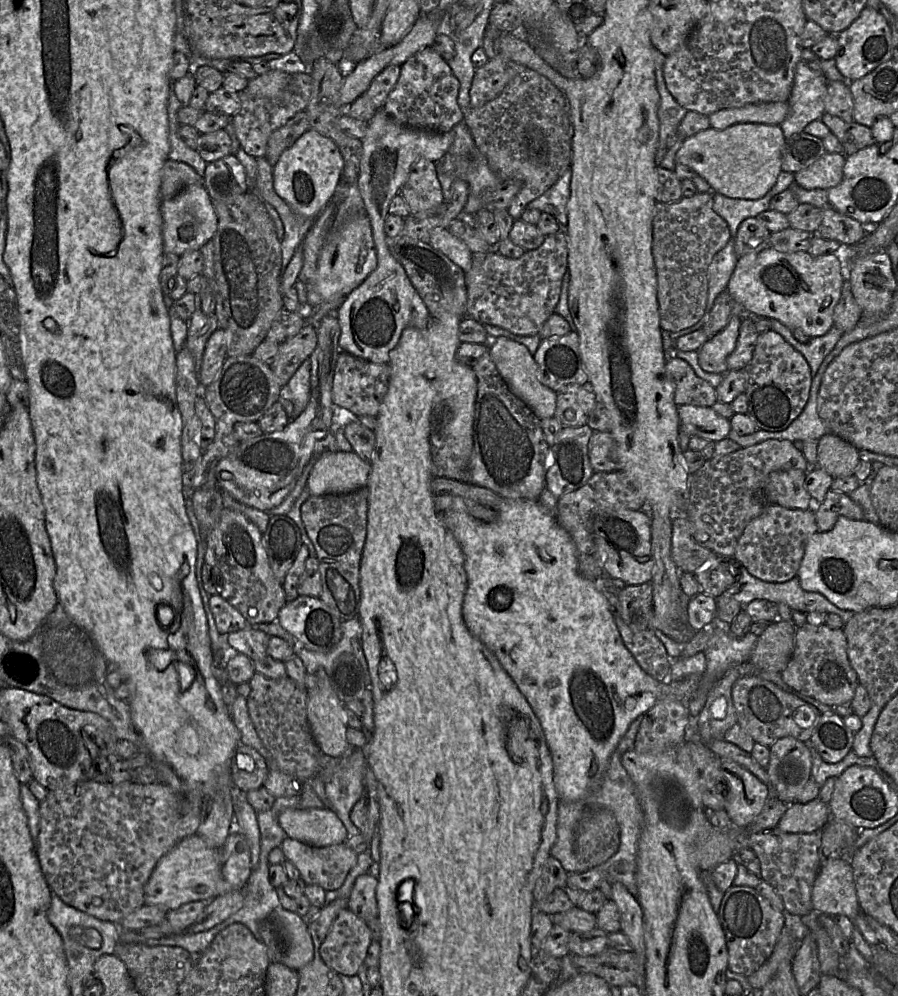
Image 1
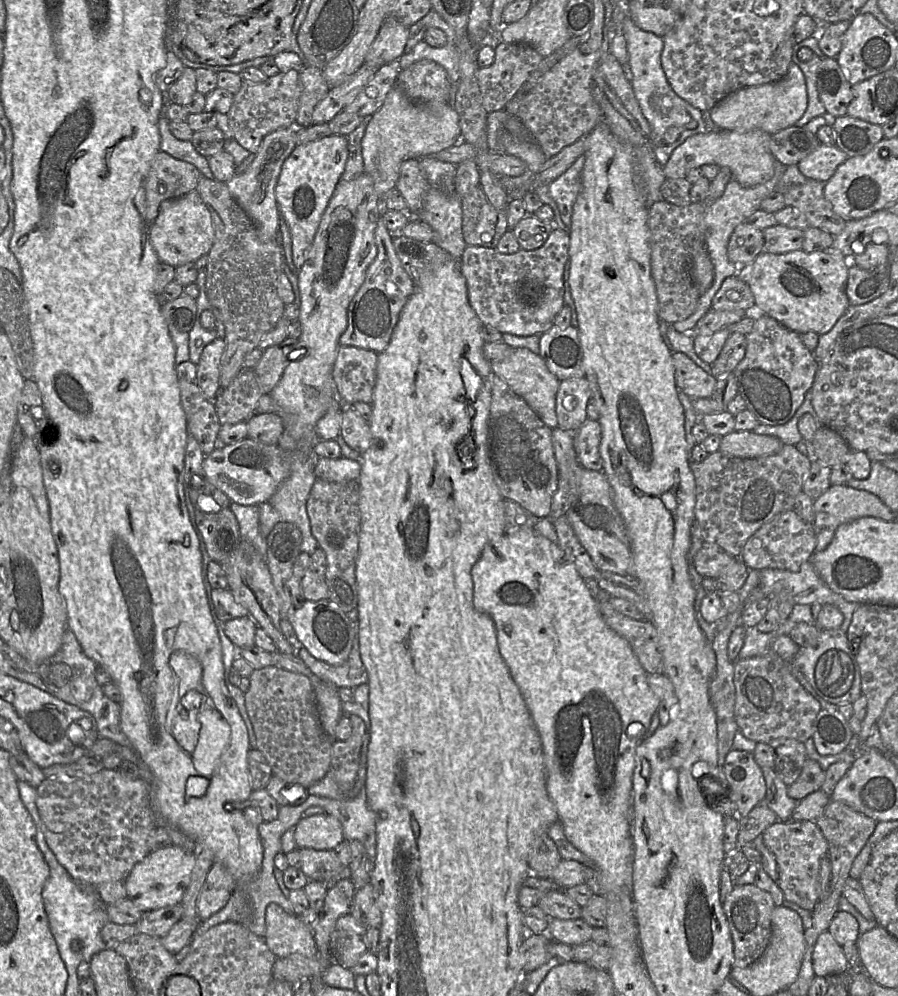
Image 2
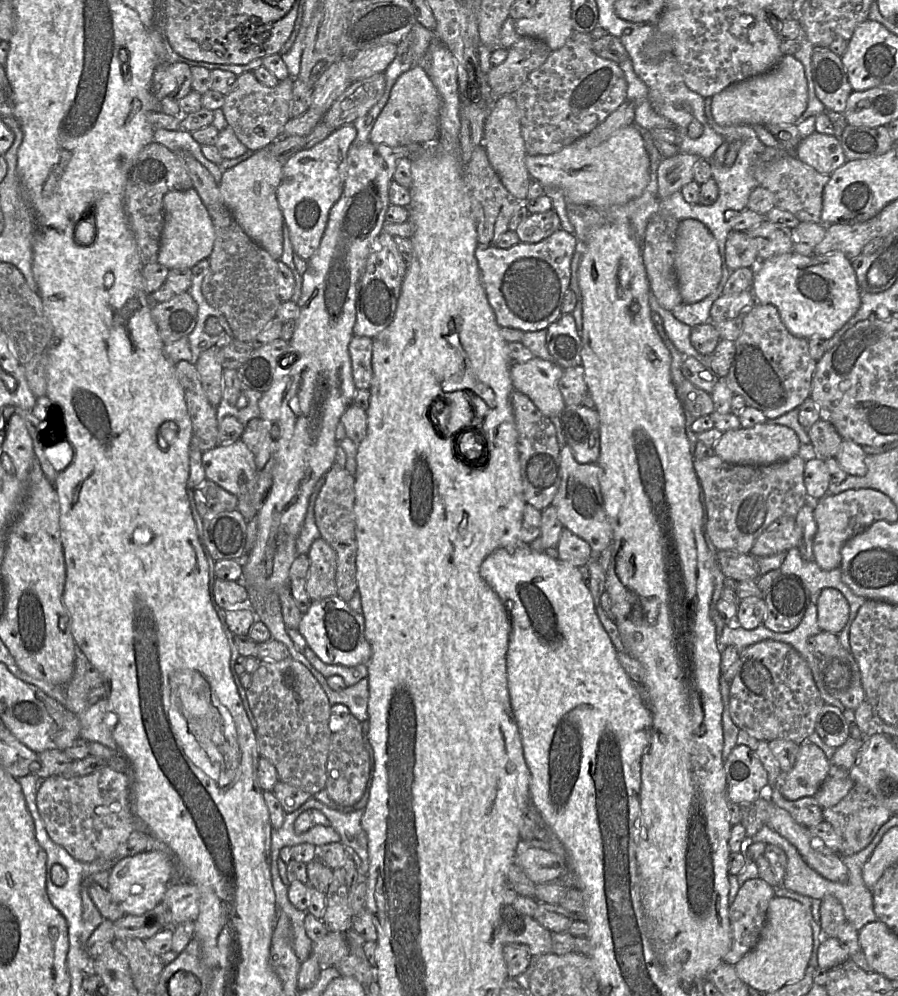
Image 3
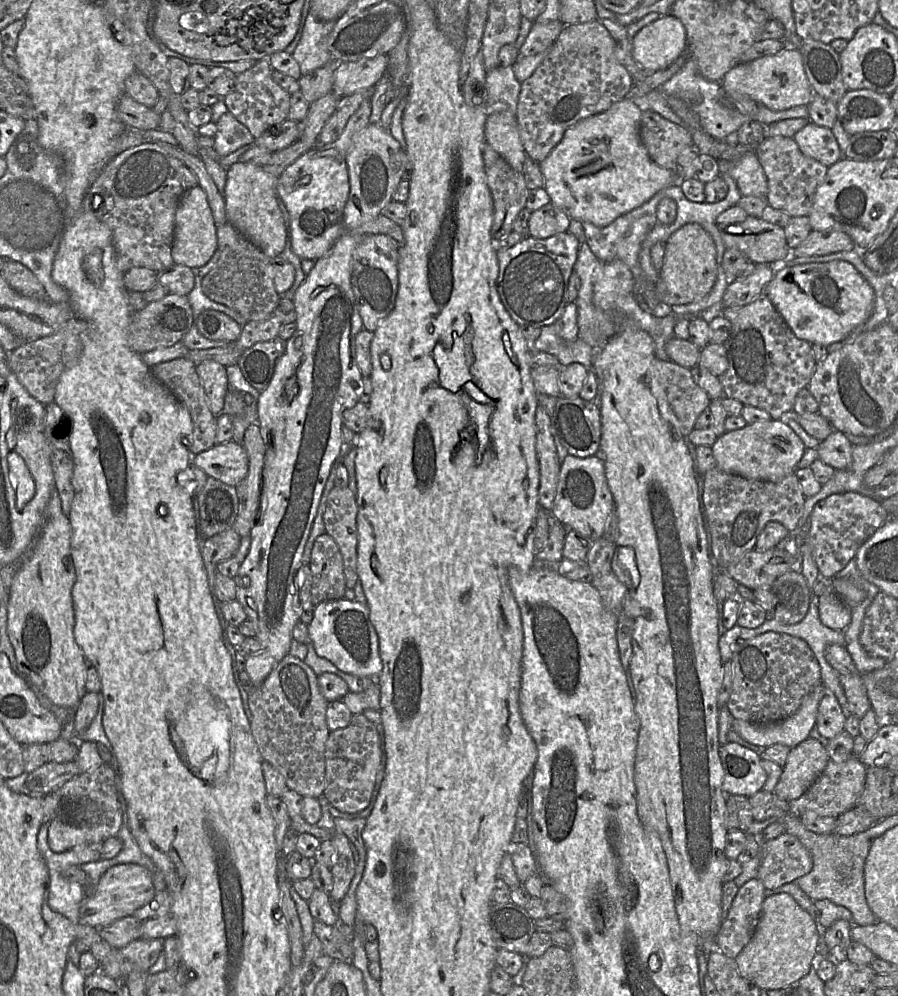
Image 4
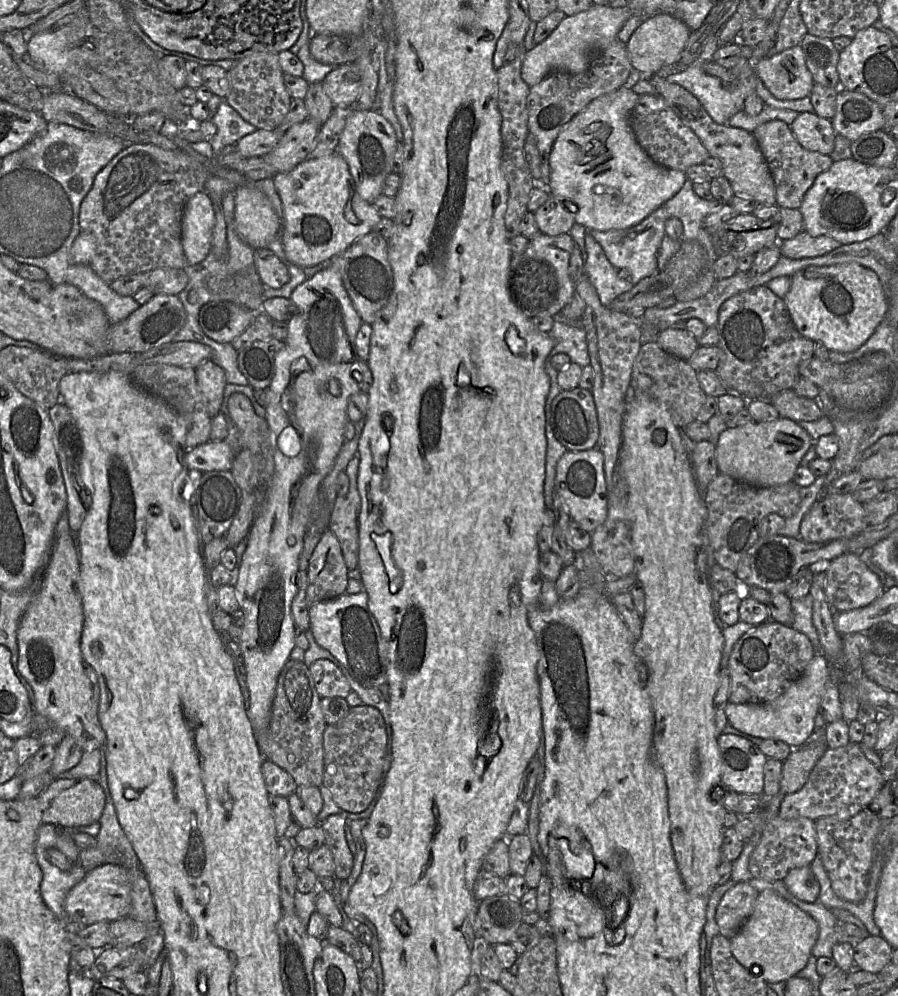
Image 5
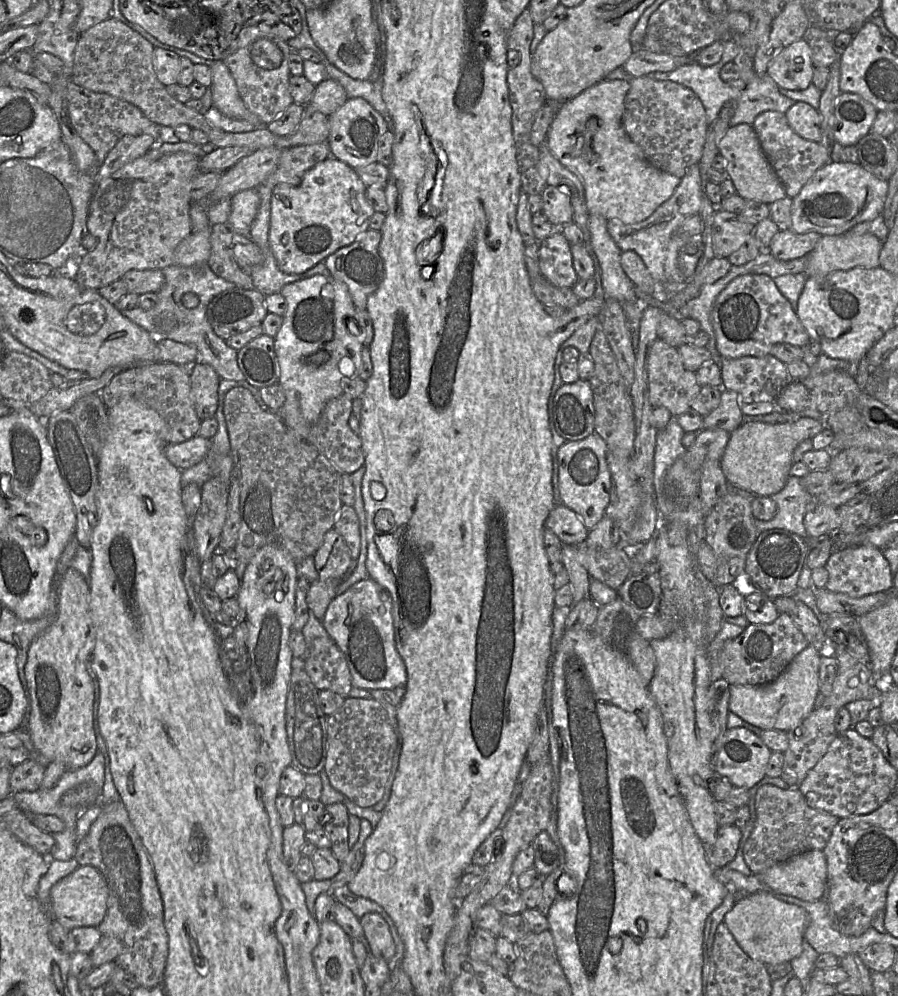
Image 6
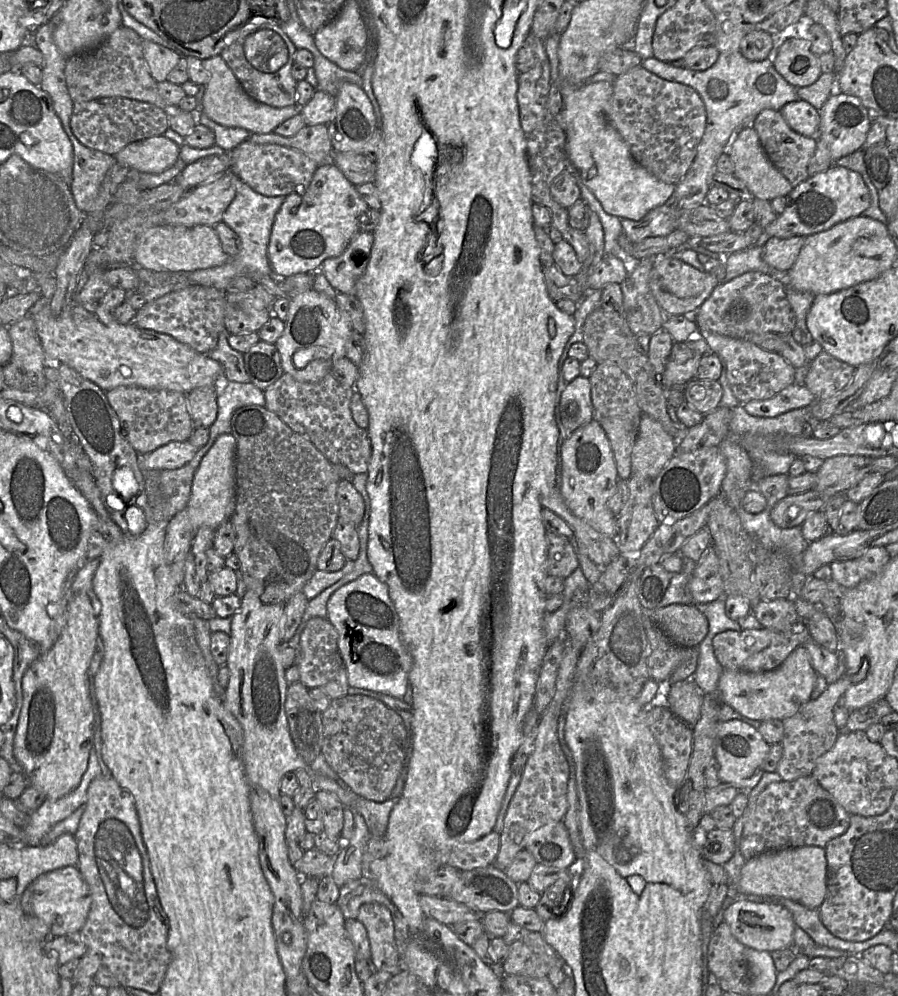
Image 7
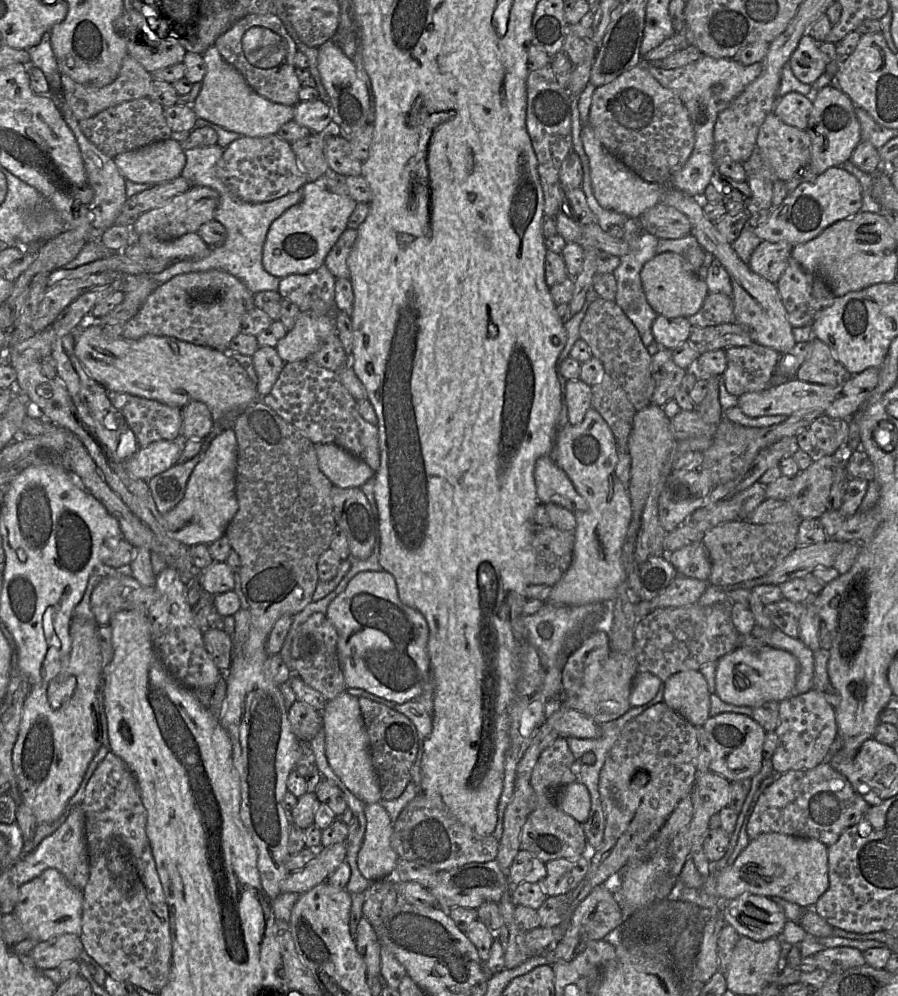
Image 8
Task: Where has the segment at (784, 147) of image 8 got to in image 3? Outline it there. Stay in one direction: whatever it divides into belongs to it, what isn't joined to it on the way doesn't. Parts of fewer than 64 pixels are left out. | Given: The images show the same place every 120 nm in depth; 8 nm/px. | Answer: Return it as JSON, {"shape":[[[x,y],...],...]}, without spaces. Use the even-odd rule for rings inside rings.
{"shape":[[[786,155],[762,166],[759,159],[756,169],[759,185],[774,195],[775,206],[792,213],[800,222],[821,223],[823,190],[829,178],[830,175],[819,173],[795,155]]]}

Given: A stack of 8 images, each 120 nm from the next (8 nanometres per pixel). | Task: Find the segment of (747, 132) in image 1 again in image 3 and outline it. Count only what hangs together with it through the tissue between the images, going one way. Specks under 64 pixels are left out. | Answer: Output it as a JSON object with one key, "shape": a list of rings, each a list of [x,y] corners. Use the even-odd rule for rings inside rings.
{"shape":[[[678,152],[663,159],[657,169],[658,199],[670,197],[693,180],[694,166],[700,158],[693,154]]]}

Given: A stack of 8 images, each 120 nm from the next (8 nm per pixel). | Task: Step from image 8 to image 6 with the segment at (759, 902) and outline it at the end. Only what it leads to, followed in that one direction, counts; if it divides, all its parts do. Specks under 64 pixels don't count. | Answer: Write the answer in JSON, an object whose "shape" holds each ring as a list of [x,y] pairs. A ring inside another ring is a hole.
{"shape":[[[758,892],[741,895],[726,913],[724,922],[750,958],[765,965],[775,965],[790,962],[801,954],[809,915],[800,906],[780,900],[768,892]]]}

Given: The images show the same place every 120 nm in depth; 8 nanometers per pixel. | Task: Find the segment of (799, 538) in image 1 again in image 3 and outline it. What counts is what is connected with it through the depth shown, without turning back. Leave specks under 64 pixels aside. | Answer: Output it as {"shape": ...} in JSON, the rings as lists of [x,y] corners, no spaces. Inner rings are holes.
{"shape":[[[783,516],[768,525],[755,540],[749,553],[755,558],[771,556],[797,548],[798,542],[799,530],[795,518]]]}

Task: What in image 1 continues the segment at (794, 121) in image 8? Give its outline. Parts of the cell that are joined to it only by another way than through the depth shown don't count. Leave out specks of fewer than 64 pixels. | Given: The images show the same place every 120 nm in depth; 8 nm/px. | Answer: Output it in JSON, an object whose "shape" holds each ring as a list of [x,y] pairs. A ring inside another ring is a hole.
{"shape":[[[827,152],[811,166],[796,172],[795,183],[806,190],[828,190],[841,183],[845,162],[845,154]]]}

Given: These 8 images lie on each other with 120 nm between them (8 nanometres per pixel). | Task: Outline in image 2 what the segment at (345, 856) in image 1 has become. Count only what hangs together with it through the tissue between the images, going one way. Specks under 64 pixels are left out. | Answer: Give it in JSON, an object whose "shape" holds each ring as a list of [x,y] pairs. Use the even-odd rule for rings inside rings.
{"shape":[[[296,848],[299,850],[301,870],[309,880],[321,883],[332,882],[346,866],[332,850],[315,850],[312,848]]]}

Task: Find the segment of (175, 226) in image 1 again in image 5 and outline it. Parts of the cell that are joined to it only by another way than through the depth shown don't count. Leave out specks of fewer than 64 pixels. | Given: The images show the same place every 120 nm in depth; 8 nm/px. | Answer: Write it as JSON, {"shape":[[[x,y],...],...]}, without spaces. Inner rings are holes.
{"shape":[[[206,191],[193,195],[182,217],[182,246],[188,265],[202,262],[210,252],[215,225],[214,204]]]}

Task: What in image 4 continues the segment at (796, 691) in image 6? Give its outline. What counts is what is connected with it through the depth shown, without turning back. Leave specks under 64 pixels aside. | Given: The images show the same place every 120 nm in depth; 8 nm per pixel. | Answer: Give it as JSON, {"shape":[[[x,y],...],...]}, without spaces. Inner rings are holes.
{"shape":[[[822,683],[817,685],[794,714],[778,722],[755,724],[733,718],[732,730],[744,740],[760,748],[767,748],[777,743],[794,748],[809,738],[816,723],[819,704],[826,691]]]}

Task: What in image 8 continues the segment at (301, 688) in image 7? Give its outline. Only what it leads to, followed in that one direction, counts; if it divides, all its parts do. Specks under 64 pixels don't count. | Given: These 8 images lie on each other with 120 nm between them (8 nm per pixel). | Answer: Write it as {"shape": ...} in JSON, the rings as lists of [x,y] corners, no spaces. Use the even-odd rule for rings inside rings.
{"shape":[[[295,700],[289,708],[288,719],[294,735],[307,743],[313,740],[323,727],[322,712],[300,700]]]}

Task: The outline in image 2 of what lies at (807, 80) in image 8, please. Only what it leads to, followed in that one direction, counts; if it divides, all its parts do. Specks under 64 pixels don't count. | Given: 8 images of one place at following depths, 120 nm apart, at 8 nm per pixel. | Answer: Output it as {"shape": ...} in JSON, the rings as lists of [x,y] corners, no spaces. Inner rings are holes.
{"shape":[[[791,62],[782,79],[738,89],[720,100],[709,112],[717,129],[736,132],[762,130],[773,135],[795,125],[804,114],[807,105],[805,76],[800,67]]]}

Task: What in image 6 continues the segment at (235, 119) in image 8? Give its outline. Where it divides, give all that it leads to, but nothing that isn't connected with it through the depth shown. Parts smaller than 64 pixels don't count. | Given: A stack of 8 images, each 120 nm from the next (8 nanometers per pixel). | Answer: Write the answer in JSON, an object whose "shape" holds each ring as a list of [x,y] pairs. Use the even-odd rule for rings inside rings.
{"shape":[[[212,60],[209,66],[212,73],[213,107],[227,117],[245,120],[257,127],[263,126],[259,117],[253,114],[243,102],[230,70],[222,60]]]}

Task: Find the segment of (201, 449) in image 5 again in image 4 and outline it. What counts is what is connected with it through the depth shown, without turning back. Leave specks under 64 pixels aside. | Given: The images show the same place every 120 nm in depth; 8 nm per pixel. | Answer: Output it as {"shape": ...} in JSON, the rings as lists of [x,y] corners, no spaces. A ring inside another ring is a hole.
{"shape":[[[231,440],[192,455],[192,465],[202,469],[208,477],[236,486],[247,475],[249,460],[243,444]]]}

